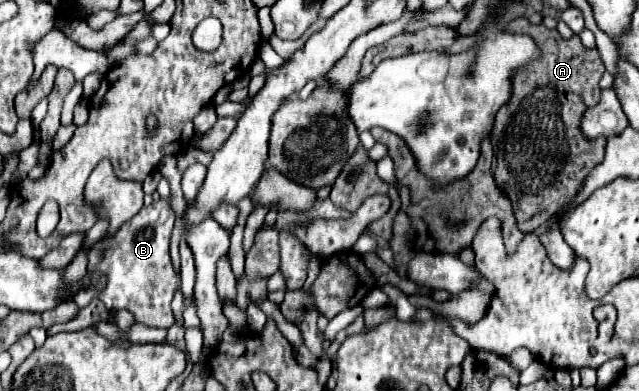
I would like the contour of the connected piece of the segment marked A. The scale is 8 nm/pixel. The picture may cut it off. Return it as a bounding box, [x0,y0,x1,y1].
[491,18,605,232]

